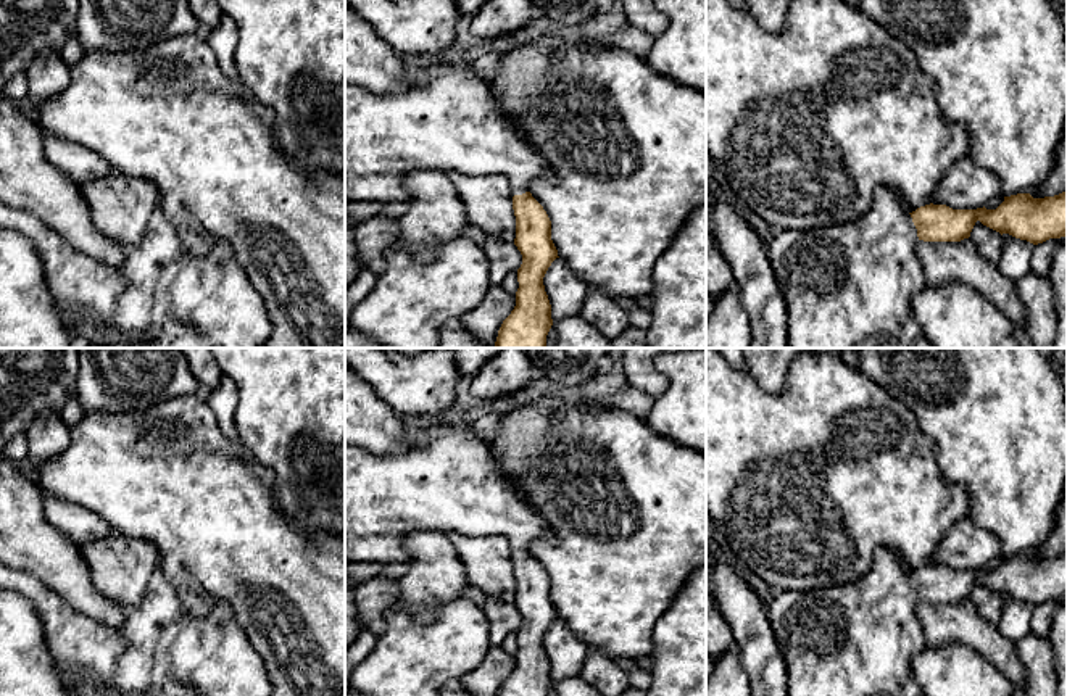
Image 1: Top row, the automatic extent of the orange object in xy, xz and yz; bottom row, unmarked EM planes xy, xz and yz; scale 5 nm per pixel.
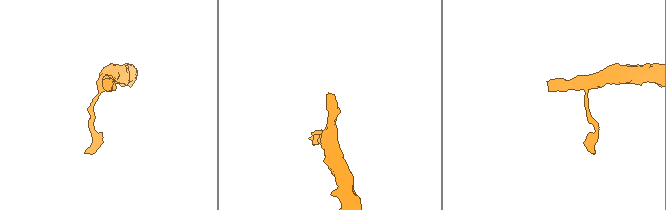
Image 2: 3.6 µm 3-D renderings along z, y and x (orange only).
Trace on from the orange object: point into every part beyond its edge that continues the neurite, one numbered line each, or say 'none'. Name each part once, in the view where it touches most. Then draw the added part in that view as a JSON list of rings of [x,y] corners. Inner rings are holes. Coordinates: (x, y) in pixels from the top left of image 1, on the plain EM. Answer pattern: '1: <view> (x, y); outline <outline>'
1: yz (858, 638); outline [[[883,546],[875,549],[869,574],[856,582],[809,591],[783,590],[767,604],[767,612],[770,628],[787,664],[788,696],[922,696],[920,688],[911,672],[911,659],[927,646],[924,632],[915,619],[917,604],[917,590],[912,583],[911,575],[901,569],[898,557]]]

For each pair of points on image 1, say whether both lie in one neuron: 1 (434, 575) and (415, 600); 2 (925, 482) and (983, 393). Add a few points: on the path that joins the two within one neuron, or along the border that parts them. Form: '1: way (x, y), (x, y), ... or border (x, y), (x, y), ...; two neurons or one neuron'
1: way (429, 582), (418, 593); one neuron
2: border (921, 429), (935, 442), (940, 471), (966, 488); two neurons

